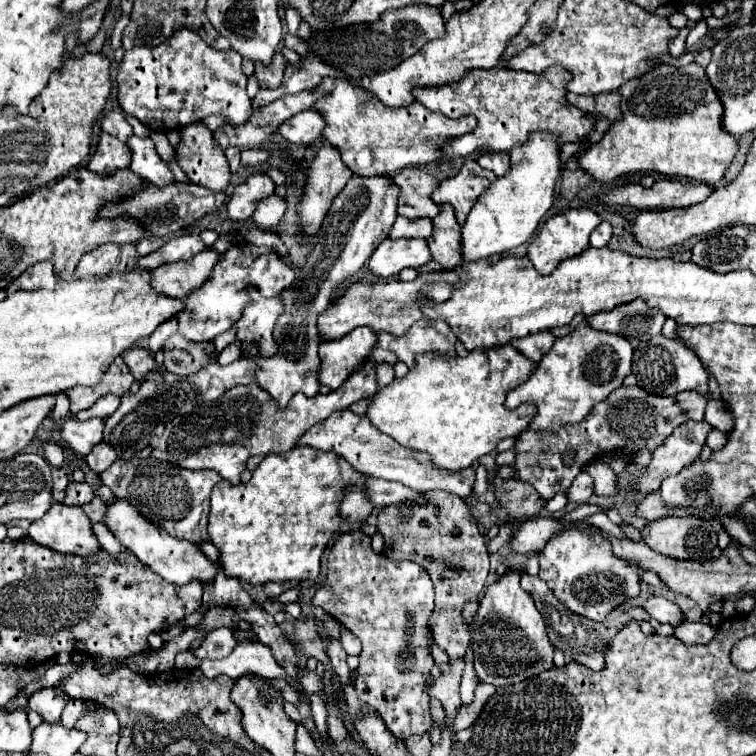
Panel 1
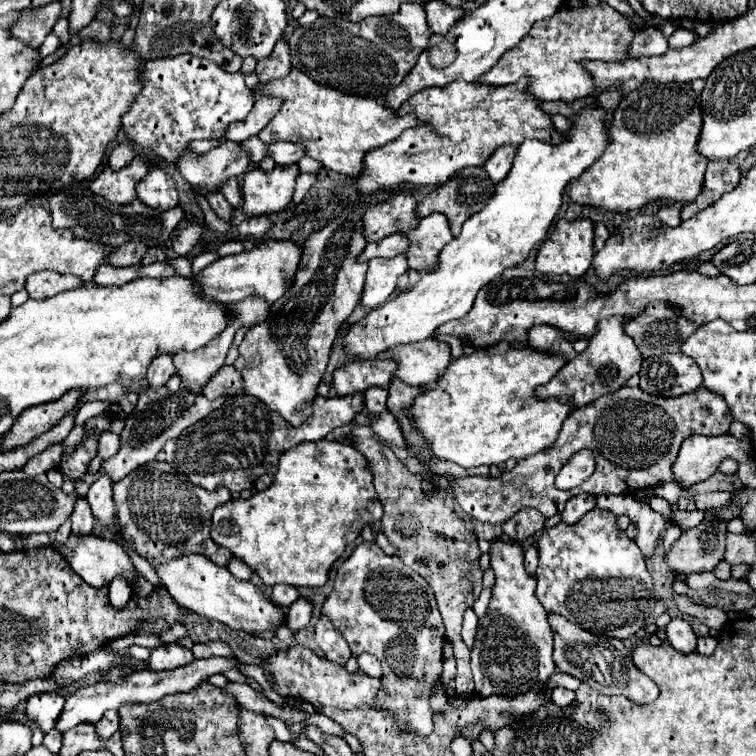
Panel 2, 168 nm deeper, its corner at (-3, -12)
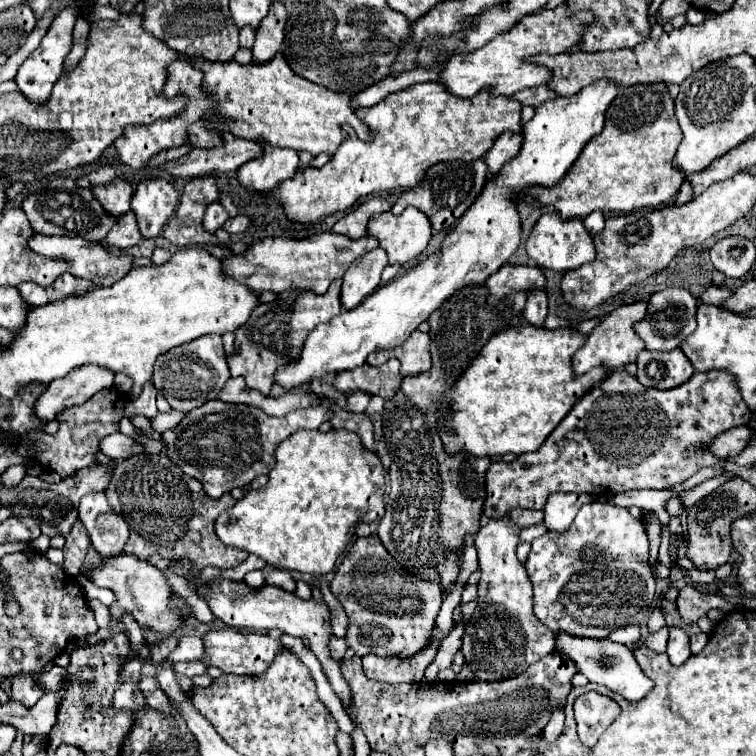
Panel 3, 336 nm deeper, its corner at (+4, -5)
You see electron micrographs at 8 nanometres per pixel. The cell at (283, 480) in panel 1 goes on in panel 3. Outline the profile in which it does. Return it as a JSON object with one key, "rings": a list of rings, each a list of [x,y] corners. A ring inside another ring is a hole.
{"rings":[[[296,431],[292,437],[276,449],[276,465],[268,475],[268,483],[258,491],[248,491],[232,509],[224,511],[214,527],[216,535],[224,545],[244,549],[262,557],[268,565],[300,571],[308,575],[328,575],[336,559],[342,555],[346,545],[354,537],[354,527],[362,521],[378,521],[384,517],[384,493],[386,493],[386,471],[380,457],[368,451],[360,437],[350,431]]]}

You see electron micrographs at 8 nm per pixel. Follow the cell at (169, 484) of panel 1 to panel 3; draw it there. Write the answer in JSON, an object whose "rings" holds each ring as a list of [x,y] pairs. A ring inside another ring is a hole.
{"rings":[[[144,453],[120,461],[106,489],[106,497],[110,507],[122,515],[130,527],[130,539],[124,547],[128,555],[136,555],[138,559],[148,559],[152,553],[164,559],[188,557],[200,571],[208,565],[220,569],[238,567],[248,557],[248,553],[240,549],[226,547],[214,533],[216,517],[236,503],[232,495],[224,493],[220,499],[208,497],[202,485],[176,467],[164,453]]]}

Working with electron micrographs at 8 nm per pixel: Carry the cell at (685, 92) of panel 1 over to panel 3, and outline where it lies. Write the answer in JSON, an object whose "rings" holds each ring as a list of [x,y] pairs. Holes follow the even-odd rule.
{"rings":[[[664,83],[652,85],[634,85],[634,87],[620,87],[618,97],[606,111],[606,125],[604,131],[592,141],[588,147],[584,145],[584,153],[576,159],[576,165],[568,169],[562,181],[554,187],[528,187],[524,193],[518,195],[518,203],[526,203],[528,207],[554,207],[554,211],[566,219],[584,219],[592,211],[612,211],[612,213],[632,213],[642,207],[660,207],[674,199],[678,193],[684,173],[672,167],[674,153],[682,141],[682,133],[678,121],[674,117],[674,101],[670,99]]]}

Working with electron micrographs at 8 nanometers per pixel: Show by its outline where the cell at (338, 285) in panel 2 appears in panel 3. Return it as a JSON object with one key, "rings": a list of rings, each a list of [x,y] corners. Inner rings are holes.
{"rings":[[[340,279],[332,281],[332,285],[324,295],[316,295],[310,291],[284,291],[278,293],[276,301],[262,303],[258,309],[254,309],[248,323],[236,331],[236,339],[234,339],[236,349],[232,355],[228,355],[230,375],[244,377],[248,389],[256,389],[268,395],[270,387],[274,385],[276,369],[280,365],[296,361],[308,333],[316,325],[330,321],[334,315],[342,311],[340,283],[342,283]]]}

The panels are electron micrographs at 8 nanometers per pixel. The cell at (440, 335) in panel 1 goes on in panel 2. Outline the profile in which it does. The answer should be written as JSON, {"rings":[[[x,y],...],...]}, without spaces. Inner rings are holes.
{"rings":[[[435,338],[405,344],[403,348],[391,348],[391,352],[397,354],[397,358],[393,358],[397,362],[395,376],[405,384],[407,378],[411,382],[435,382],[451,362],[451,346]]]}

